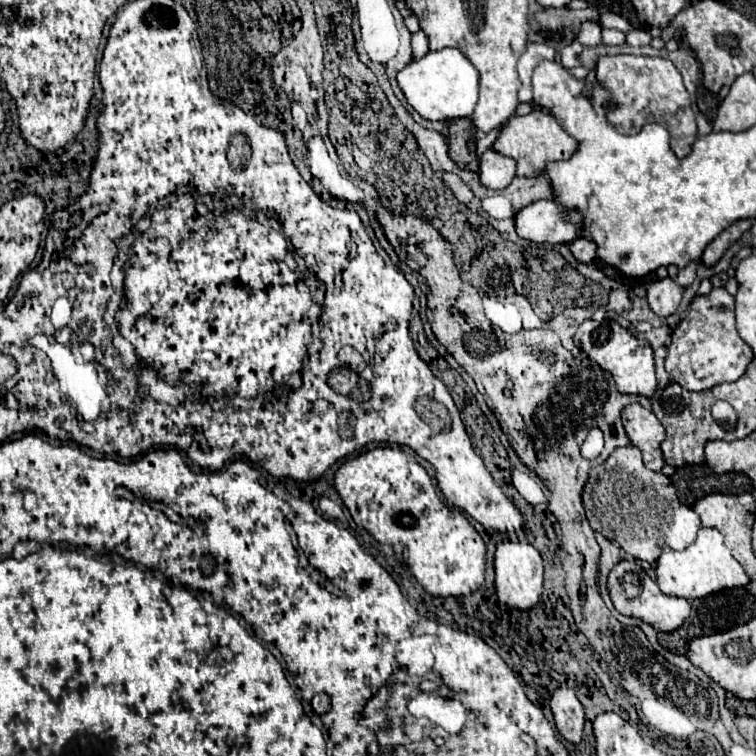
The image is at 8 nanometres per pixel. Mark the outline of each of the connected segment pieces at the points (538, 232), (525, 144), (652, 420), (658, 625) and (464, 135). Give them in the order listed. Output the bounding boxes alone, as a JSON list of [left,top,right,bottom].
[[514,199,582,243],[490,111,576,177],[622,403,666,471],[608,559,690,631],[448,119,478,171]]

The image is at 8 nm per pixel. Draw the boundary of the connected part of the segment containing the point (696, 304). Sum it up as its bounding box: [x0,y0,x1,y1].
[666,287,752,391]

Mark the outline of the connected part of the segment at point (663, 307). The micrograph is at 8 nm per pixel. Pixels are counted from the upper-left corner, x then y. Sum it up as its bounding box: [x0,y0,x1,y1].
[648,277,684,317]

